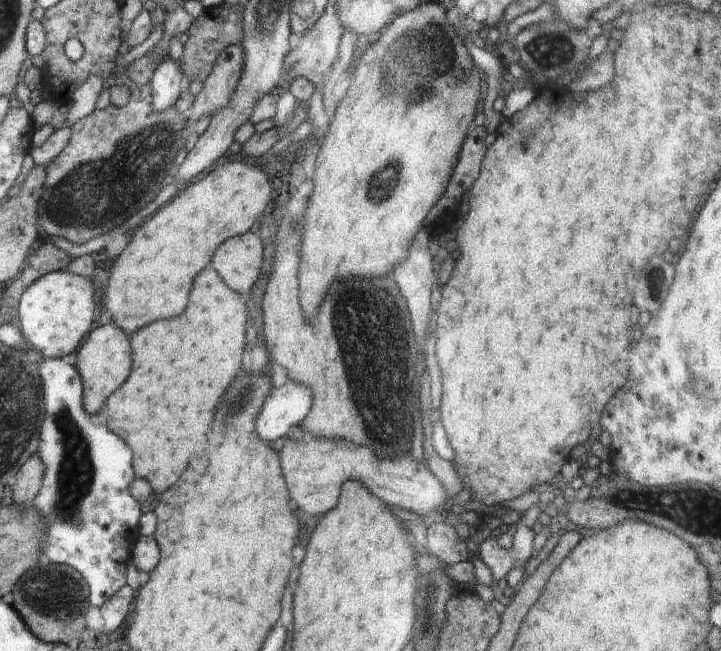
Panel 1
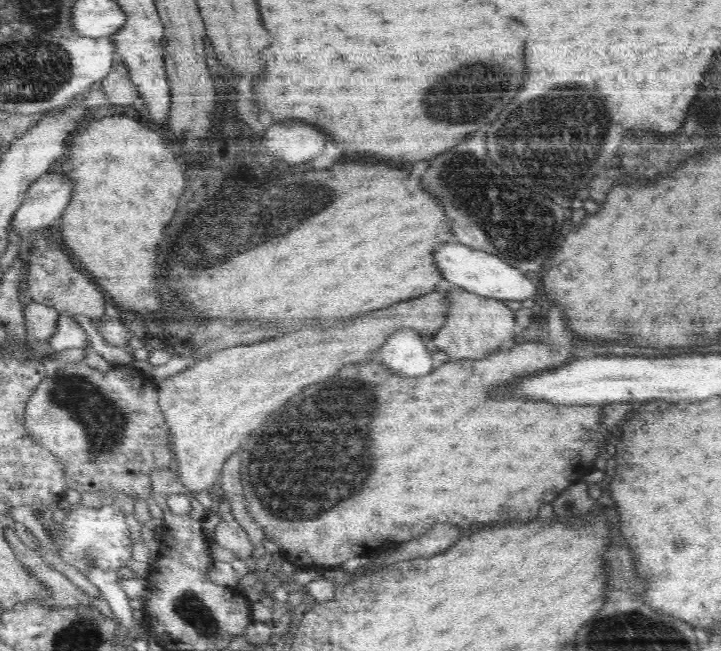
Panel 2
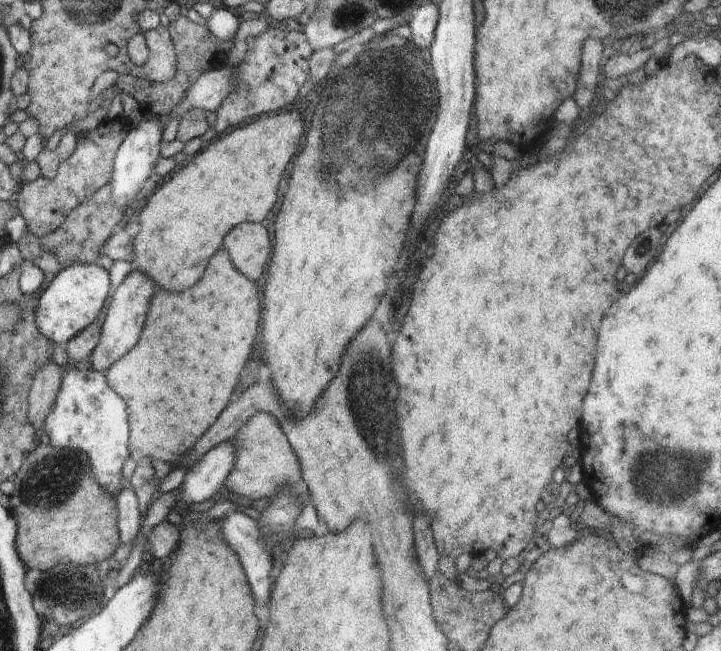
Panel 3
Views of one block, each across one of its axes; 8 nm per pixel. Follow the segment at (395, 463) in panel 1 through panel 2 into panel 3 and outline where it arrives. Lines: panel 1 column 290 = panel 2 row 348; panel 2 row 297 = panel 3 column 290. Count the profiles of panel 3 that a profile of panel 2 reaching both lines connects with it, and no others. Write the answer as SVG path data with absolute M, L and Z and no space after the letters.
M258 412L254 416L250 416L246 420L246 424L242 425L242 428L238 430L236 436L232 439L232 442L236 444L236 462L234 468L232 468L232 474L226 478L224 486L235 492L238 496L244 496L244 498L250 498L250 500L258 500L260 498L269 498L274 500L278 496L278 492L284 488L286 492L286 486L288 488L295 488L297 485L301 487L303 485L302 480L302 469L292 450L291 443L288 442L288 437L284 434L282 427L279 424L279 420L276 419L272 414L265 412Z

